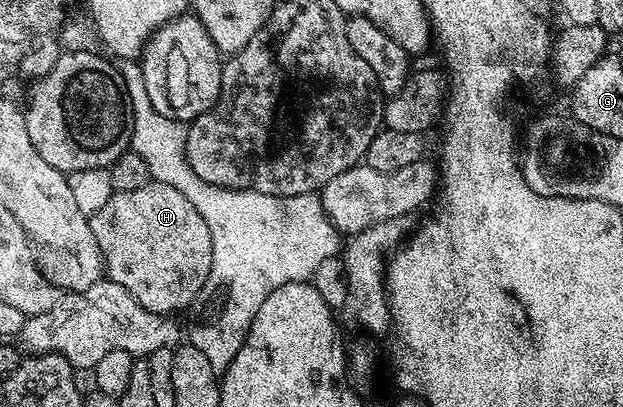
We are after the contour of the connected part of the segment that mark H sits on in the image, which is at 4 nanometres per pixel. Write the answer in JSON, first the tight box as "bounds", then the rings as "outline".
{"bounds":[91,180,214,315],"outline":[[[149,180],[134,192],[114,192],[96,214],[91,215],[94,240],[100,245],[100,255],[104,258],[107,277],[114,284],[122,284],[138,304],[155,314],[175,315],[175,310],[184,310],[204,290],[208,277],[214,274],[212,261],[212,237],[210,228],[198,210],[178,188]]]}

